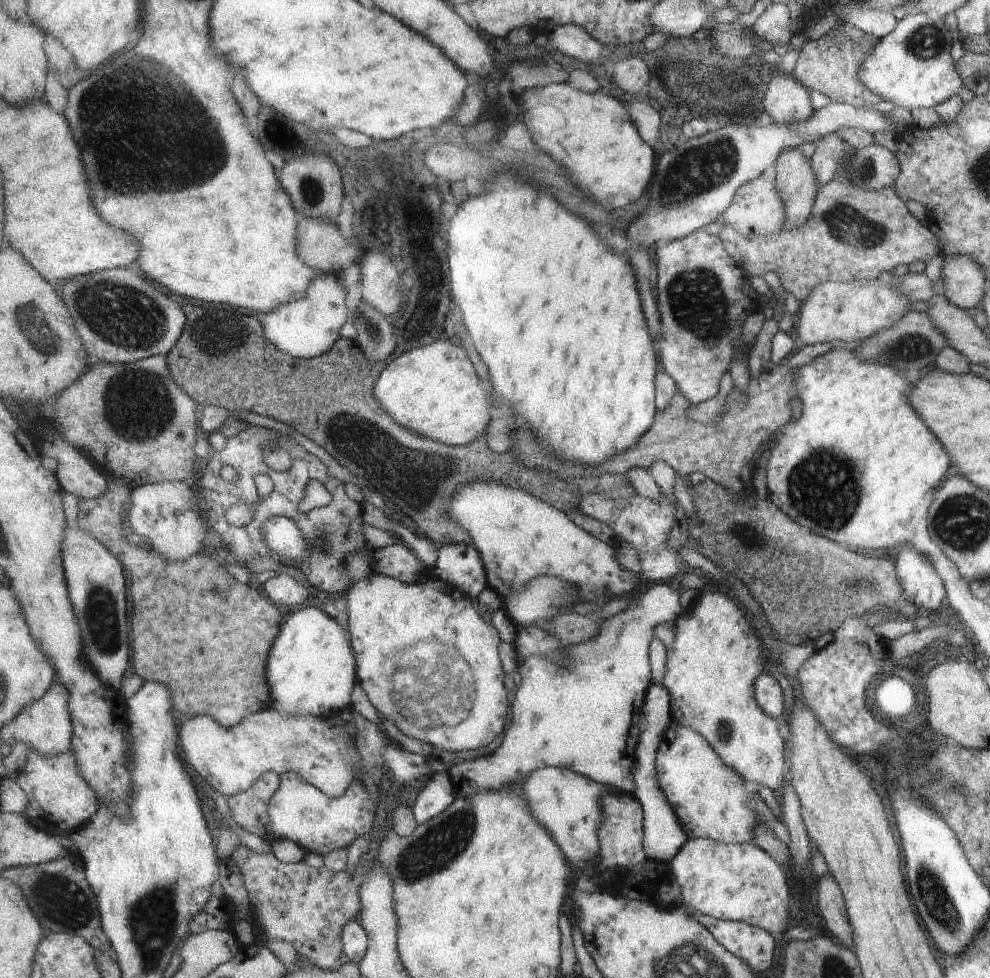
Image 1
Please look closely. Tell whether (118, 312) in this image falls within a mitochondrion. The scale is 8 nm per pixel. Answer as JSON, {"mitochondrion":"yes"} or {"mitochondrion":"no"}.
{"mitochondrion":"yes"}

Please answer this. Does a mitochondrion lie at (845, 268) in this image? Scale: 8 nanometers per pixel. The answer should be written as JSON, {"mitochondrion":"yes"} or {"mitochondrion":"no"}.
{"mitochondrion":"no"}

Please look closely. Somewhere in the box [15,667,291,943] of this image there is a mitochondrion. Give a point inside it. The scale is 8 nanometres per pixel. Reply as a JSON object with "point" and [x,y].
{"point":[59,898]}

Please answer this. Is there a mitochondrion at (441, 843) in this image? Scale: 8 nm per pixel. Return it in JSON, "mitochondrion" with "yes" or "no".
{"mitochondrion":"yes"}

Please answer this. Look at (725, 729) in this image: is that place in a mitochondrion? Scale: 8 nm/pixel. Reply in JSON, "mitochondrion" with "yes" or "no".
{"mitochondrion":"yes"}

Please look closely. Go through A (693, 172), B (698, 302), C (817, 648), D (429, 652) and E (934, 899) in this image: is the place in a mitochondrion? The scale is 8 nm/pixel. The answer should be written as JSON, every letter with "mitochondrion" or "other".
{"A":"mitochondrion","B":"mitochondrion","C":"other","D":"mitochondrion","E":"mitochondrion"}

